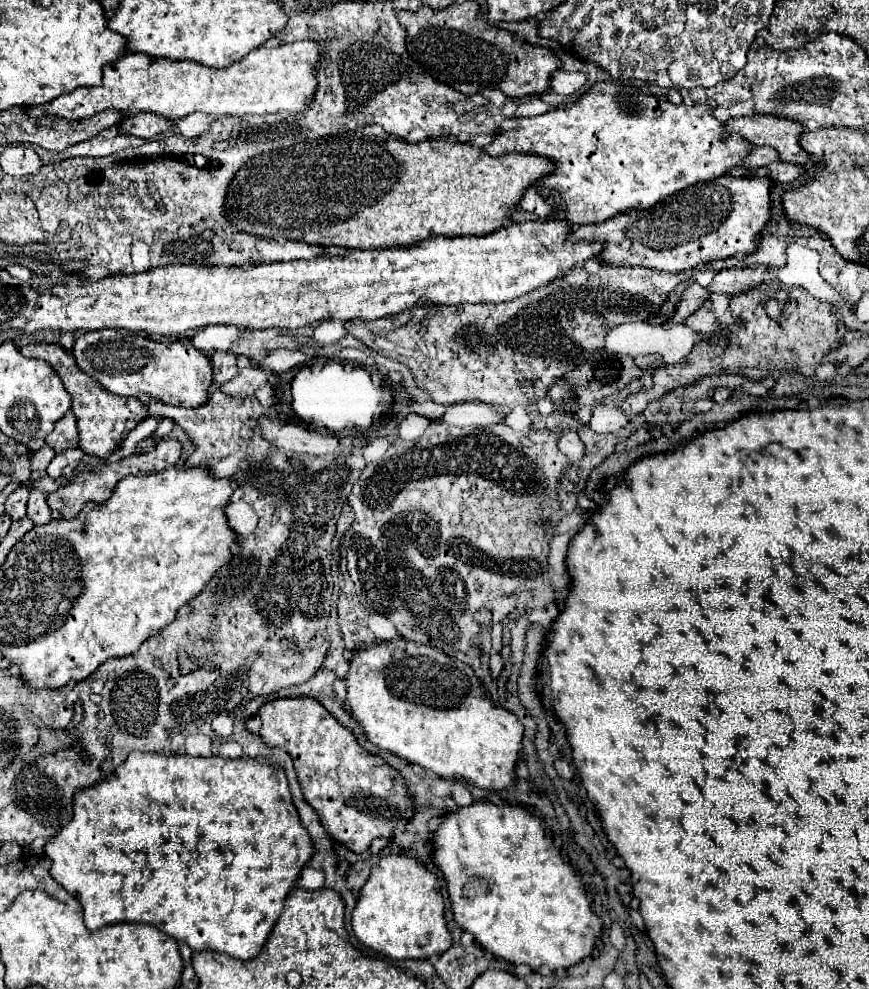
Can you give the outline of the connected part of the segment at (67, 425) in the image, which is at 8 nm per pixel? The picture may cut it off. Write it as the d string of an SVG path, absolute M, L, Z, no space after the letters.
M69 411L63 419L57 421L55 429L45 437L47 445L55 451L55 453L63 453L65 449L73 449L79 443L77 437L77 421L75 415Z

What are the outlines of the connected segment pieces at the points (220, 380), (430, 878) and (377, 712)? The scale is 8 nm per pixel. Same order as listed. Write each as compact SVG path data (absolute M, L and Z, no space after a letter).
M215 351L215 355L211 357L211 363L213 363L213 383L217 387L225 385L237 375L237 357L233 353Z
M389 855L371 867L367 883L361 887L357 905L351 913L353 933L363 947L369 947L389 959L427 959L431 955L441 955L451 947L451 933L445 925L445 903L439 891L437 875L427 871L415 857L409 855Z
M375 641L353 651L343 681L351 717L379 749L435 771L443 779L469 781L479 789L505 789L513 783L523 725L487 697L469 665L423 643Z

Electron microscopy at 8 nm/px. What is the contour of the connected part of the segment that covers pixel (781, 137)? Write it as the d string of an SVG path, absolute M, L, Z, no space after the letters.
M767 113L751 117L731 117L725 127L727 133L739 133L753 145L775 147L781 155L781 161L795 165L811 165L817 161L799 145L799 137L803 135L803 131L807 131L799 121Z

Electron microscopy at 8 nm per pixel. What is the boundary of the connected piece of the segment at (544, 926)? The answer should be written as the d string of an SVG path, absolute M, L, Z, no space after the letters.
M473 803L469 807L457 807L455 811L447 813L441 821L441 825L437 827L437 831L433 833L433 845L435 845L435 851L433 851L433 863L435 867L443 873L445 881L447 881L447 891L449 891L449 903L451 903L451 913L453 913L453 919L461 925L463 931L471 933L475 937L475 941L485 949L489 951L491 955L495 957L501 957L509 963L525 963L529 965L531 969L537 969L541 965L547 965L549 969L565 969L565 967L571 967L575 963L579 963L581 959L589 957L595 949L595 941L599 939L601 935L601 919L591 911L591 905L587 901L587 895L583 891L583 885L579 881L579 877L575 877L575 871L571 869L569 863L565 863L559 855L559 851L555 849L553 841L543 835L543 827L541 827L541 819L531 815L529 811L525 809L519 809L519 807L503 807L503 805L493 805L493 803Z

